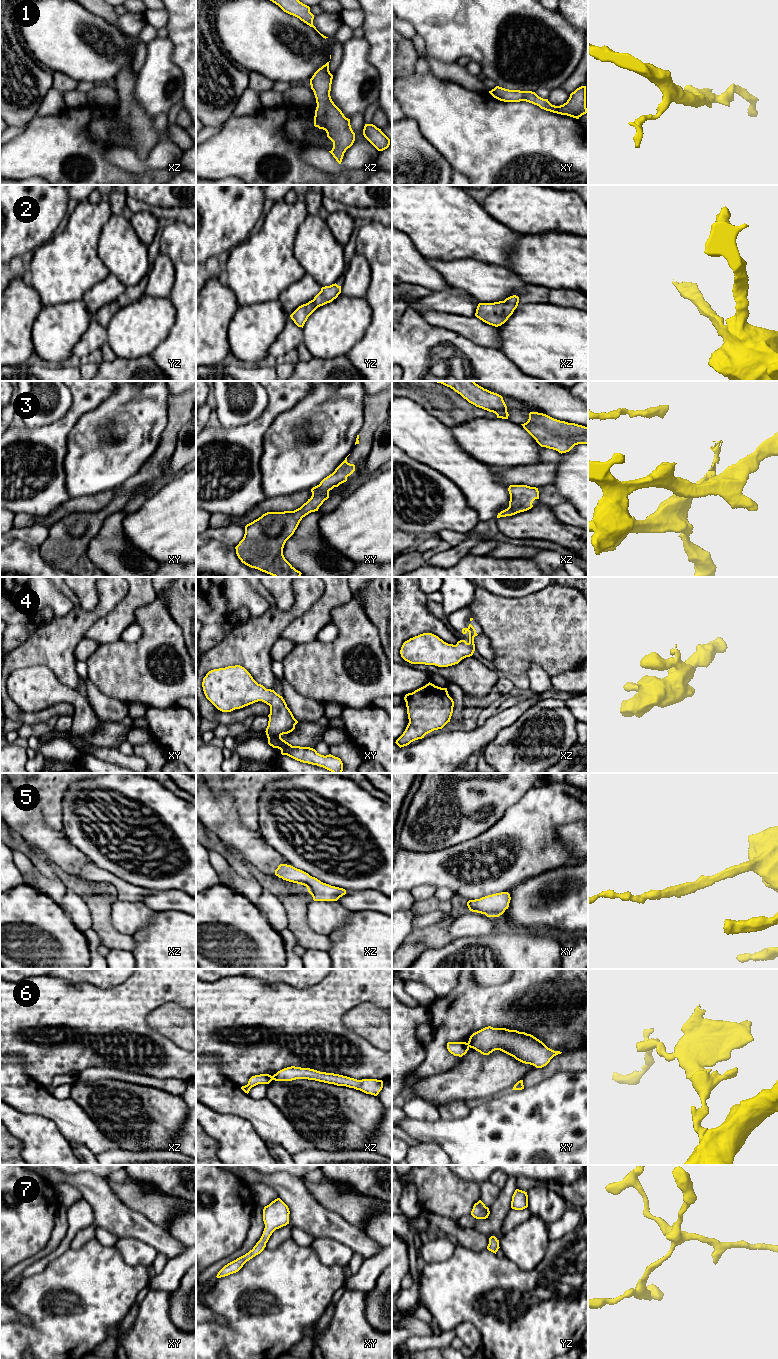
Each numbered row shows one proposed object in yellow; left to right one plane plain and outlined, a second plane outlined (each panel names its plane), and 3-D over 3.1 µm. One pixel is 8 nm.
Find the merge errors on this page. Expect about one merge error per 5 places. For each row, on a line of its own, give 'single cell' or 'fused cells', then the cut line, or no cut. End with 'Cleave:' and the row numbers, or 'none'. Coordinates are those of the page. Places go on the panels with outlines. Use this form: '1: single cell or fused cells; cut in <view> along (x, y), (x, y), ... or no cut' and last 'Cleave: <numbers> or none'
1: single cell; no cut
2: single cell; no cut
3: single cell; no cut
4: single cell; no cut
5: single cell; no cut
6: fused cells; cut in xz along (273, 1076), (271, 1079)
7: single cell; no cut
Cleave: 6

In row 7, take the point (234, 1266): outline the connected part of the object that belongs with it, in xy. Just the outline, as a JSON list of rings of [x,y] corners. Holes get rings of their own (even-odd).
[[[280,1198],[275,1199],[269,1205],[265,1206],[263,1209],[265,1228],[260,1240],[248,1253],[225,1265],[216,1277],[221,1278],[238,1272],[247,1261],[260,1254],[266,1247],[266,1243],[272,1233],[276,1229],[289,1224],[289,1214],[288,1206]]]

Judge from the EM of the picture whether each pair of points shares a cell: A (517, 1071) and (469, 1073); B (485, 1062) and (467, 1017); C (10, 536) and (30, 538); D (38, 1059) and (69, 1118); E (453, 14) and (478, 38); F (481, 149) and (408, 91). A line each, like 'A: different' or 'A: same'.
A: same
B: different
C: same
D: different
E: same
F: same

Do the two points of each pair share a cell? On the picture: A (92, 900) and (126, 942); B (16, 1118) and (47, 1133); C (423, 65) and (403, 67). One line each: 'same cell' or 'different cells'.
A: same cell
B: same cell
C: different cells

